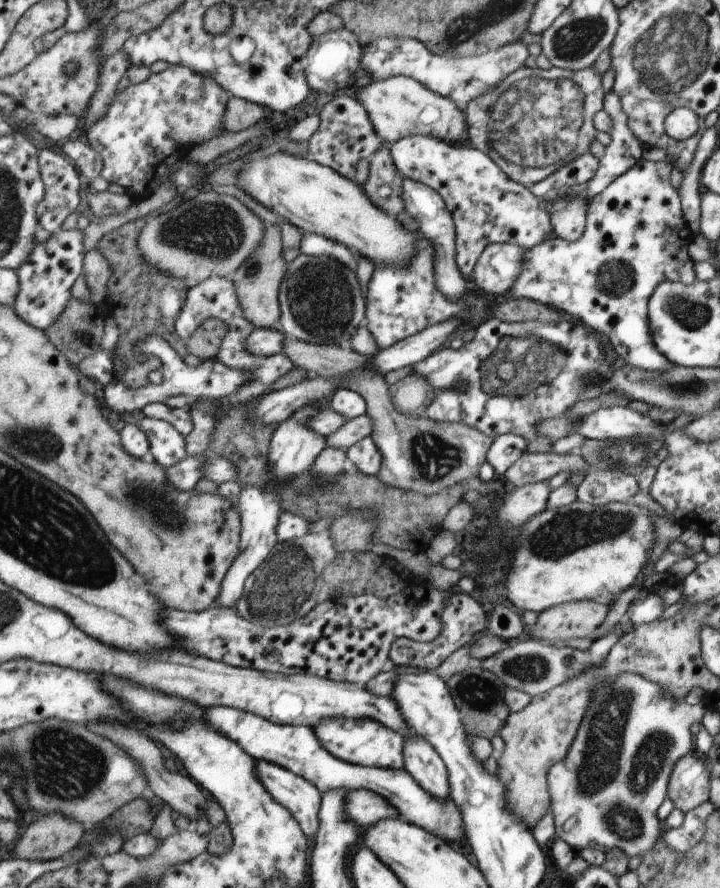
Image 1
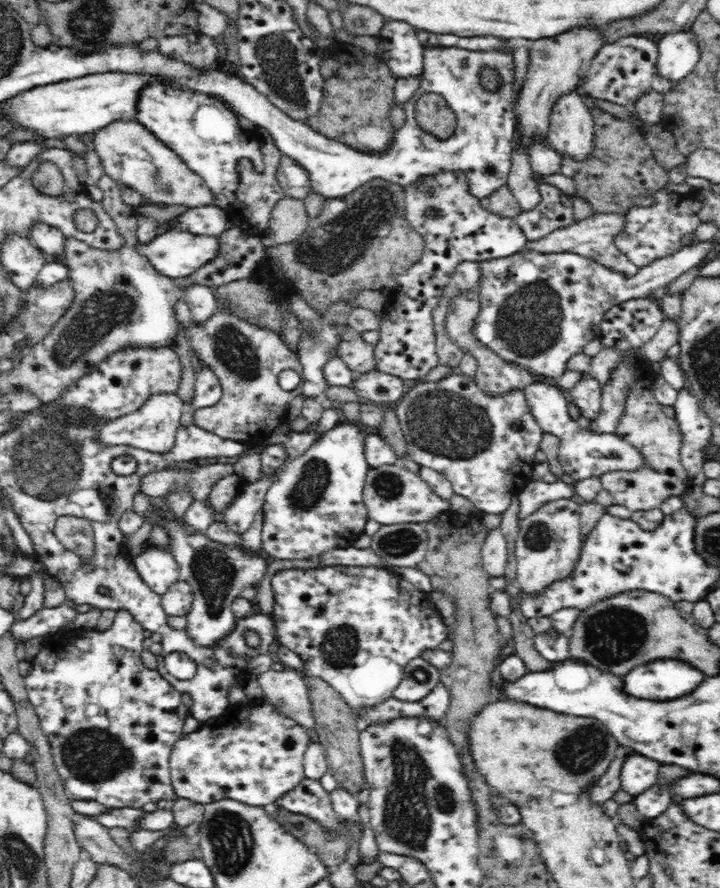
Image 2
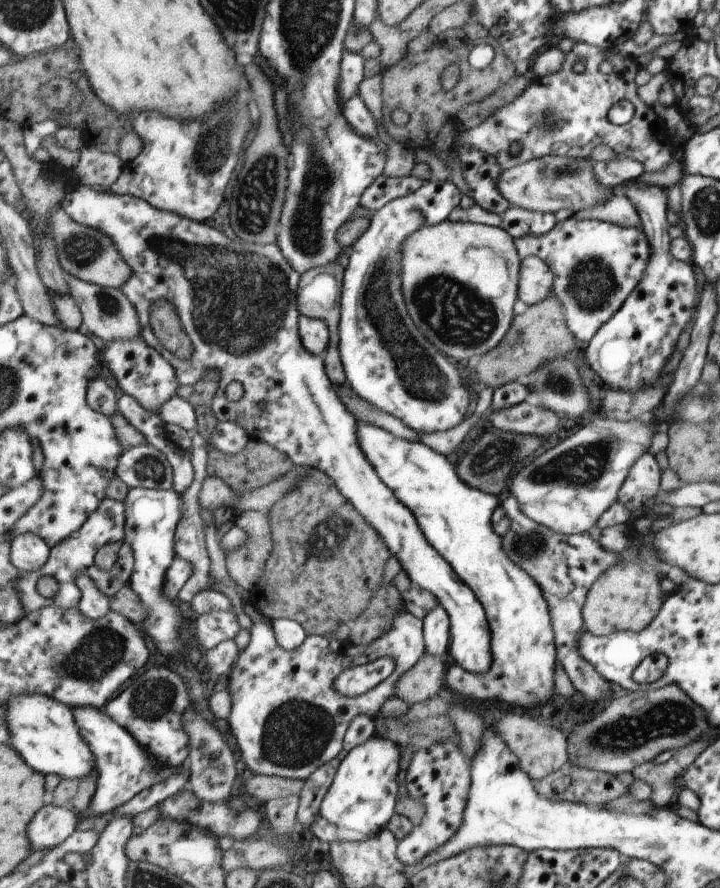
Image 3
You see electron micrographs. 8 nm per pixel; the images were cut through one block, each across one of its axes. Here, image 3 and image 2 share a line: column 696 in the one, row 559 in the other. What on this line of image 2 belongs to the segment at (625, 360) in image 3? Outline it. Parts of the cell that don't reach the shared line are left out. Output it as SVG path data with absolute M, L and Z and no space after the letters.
M338 421L332 430L320 434L319 439L312 443L303 456L298 456L283 466L265 494L262 552L280 560L304 561L304 558L314 558L336 548L353 546L358 536L364 533L369 519L363 503L365 478L371 469L364 453L364 439L368 431L360 423Z

